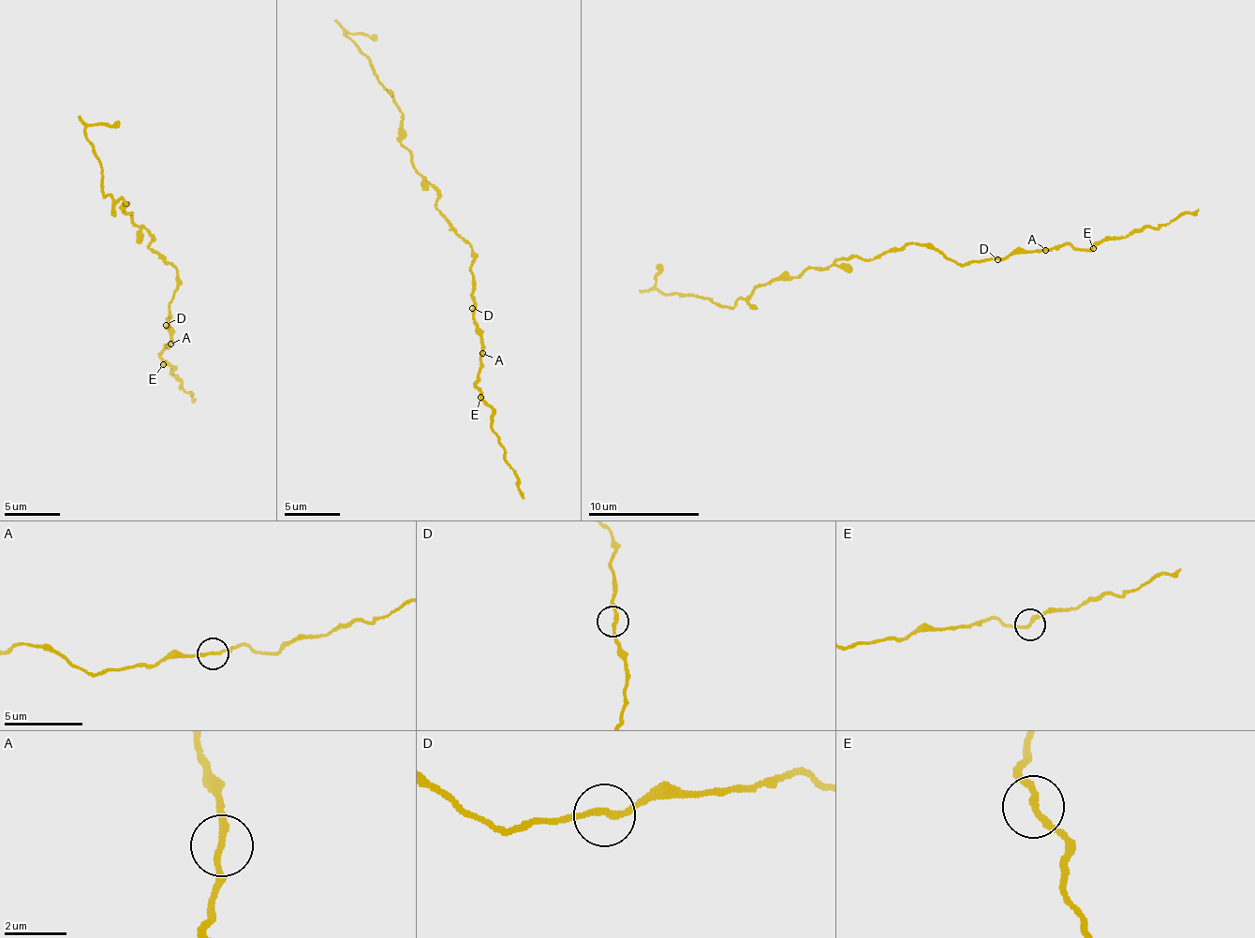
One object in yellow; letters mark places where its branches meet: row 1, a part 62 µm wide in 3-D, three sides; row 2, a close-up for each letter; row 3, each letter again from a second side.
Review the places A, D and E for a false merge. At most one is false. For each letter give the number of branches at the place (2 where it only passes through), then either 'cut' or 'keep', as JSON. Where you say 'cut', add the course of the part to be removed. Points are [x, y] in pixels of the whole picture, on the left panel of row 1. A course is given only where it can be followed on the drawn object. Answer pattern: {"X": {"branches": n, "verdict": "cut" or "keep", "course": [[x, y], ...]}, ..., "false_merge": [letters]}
{"A": {"branches": 2, "verdict": "keep"}, "D": {"branches": 2, "verdict": "keep"}, "E": {"branches": 2, "verdict": "keep"}, "false_merge": []}

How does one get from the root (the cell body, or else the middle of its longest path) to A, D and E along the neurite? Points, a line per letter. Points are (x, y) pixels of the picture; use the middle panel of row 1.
A: (465, 241), (470, 244), (470, 256), (474, 258), (470, 265), (473, 271), (472, 315), (479, 333), (482, 353)
D: (465, 241), (470, 244), (470, 256), (474, 258), (470, 265), (473, 271), (472, 308)
E: (465, 241), (470, 244), (474, 258), (470, 265), (473, 271), (472, 315), (482, 346), (475, 388), (481, 396)

